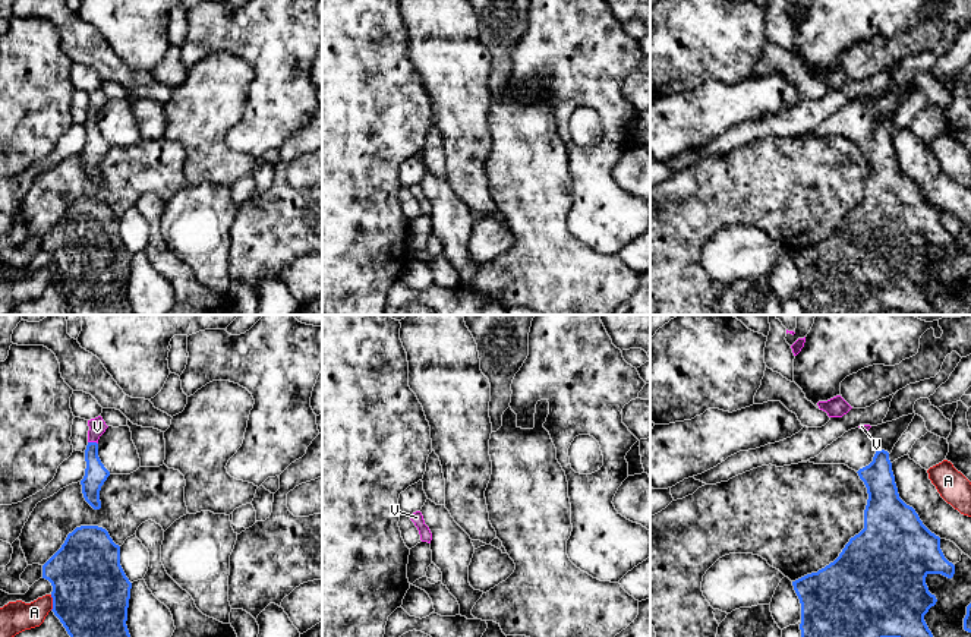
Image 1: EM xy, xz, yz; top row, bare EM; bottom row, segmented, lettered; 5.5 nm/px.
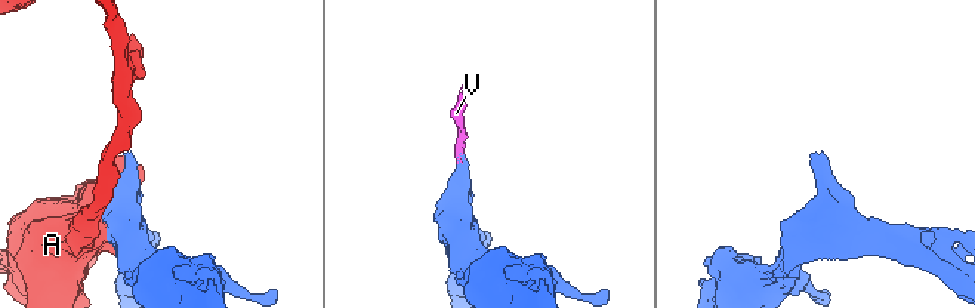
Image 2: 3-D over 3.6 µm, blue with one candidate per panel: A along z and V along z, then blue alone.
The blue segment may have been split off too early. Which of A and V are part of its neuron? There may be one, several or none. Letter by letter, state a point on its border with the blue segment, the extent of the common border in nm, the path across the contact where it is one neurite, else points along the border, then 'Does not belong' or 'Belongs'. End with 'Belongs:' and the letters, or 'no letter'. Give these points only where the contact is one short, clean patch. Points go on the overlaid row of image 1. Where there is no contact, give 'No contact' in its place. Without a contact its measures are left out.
A: Touches blue at xy (53, 602). Shared border 90 nm. Does not belong
V: Touches blue at xy (92, 442). Shared border 60 nm. Path across: xy (95, 473), (92, 442), (97, 426). Belongs
Belongs: V

